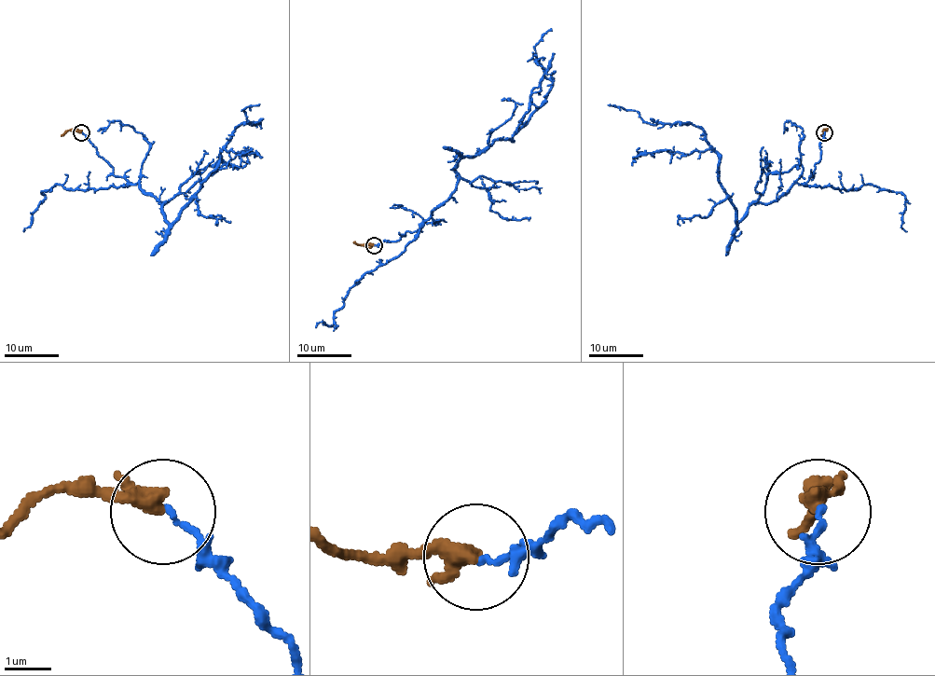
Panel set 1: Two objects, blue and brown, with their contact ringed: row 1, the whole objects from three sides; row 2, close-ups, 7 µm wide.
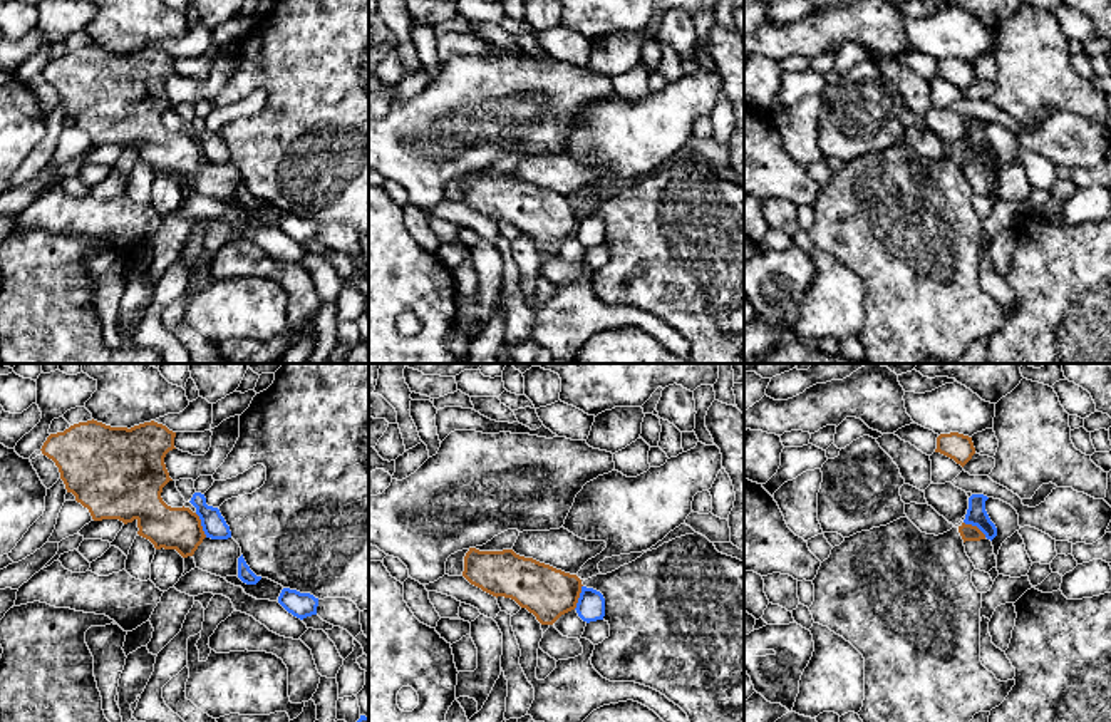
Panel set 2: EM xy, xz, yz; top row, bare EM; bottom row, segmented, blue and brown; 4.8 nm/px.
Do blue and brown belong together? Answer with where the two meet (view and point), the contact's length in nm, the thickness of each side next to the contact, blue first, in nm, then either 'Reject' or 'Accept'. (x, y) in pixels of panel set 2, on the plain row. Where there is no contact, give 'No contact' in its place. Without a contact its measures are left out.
Touches blue at xy (201, 149). Shared border 130 nm. Thickness 120 nm (blue) against 200 nm. Reject

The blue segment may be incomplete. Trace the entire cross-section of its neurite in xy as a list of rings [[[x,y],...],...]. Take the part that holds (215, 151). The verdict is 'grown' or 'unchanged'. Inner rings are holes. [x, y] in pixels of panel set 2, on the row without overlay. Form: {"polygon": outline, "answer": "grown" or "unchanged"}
{"polygon": [[[194,117],[189,127],[196,132],[196,139],[201,144],[201,151],[206,162],[211,162],[211,164],[231,162],[230,151],[226,149],[220,134],[208,131],[204,119]]], "answer": "unchanged"}

